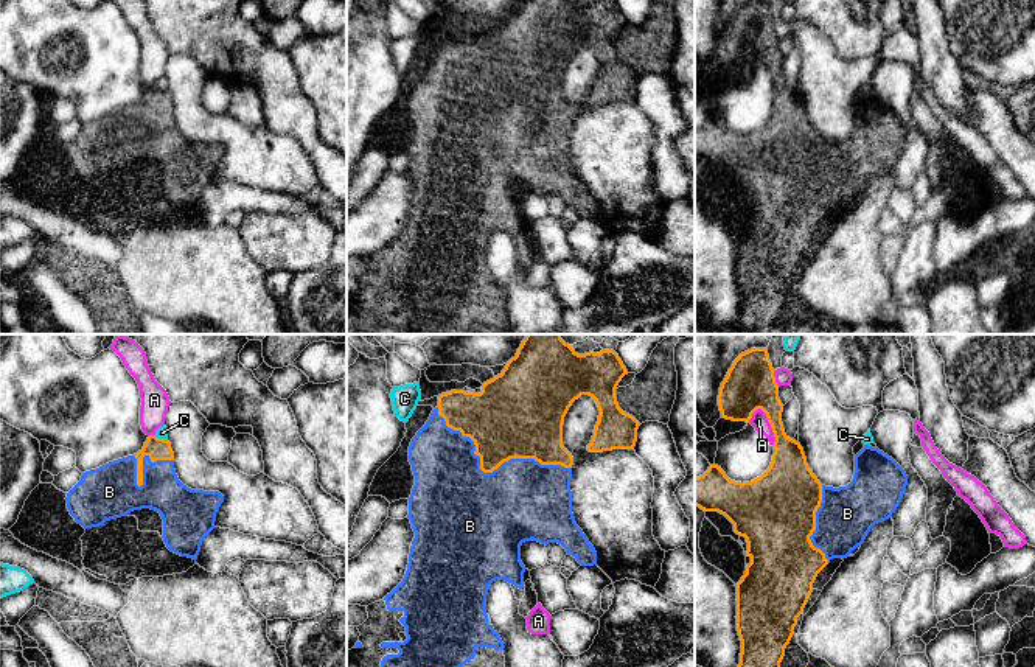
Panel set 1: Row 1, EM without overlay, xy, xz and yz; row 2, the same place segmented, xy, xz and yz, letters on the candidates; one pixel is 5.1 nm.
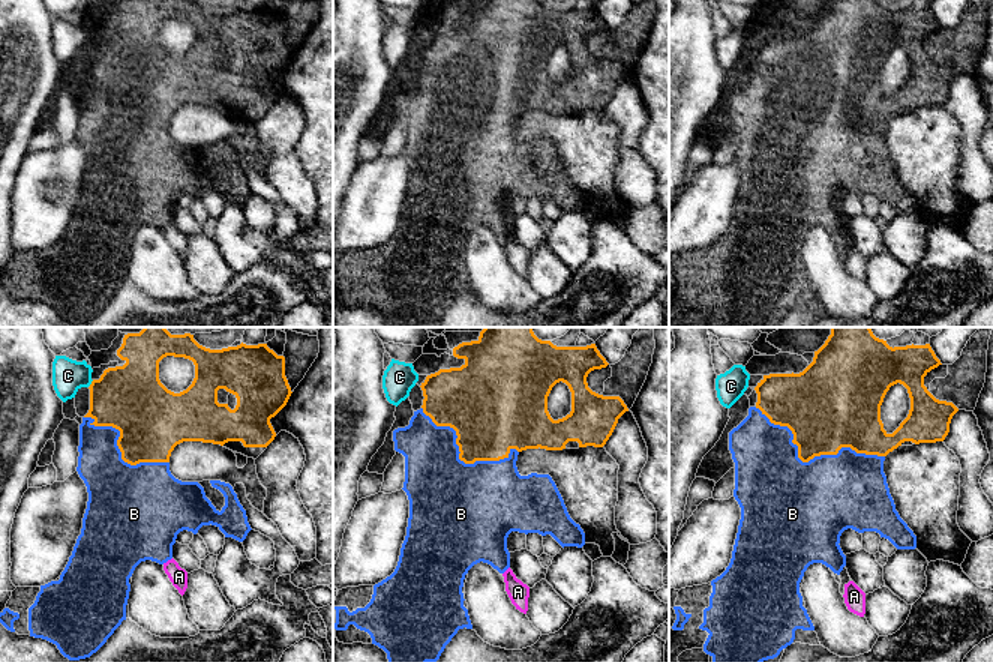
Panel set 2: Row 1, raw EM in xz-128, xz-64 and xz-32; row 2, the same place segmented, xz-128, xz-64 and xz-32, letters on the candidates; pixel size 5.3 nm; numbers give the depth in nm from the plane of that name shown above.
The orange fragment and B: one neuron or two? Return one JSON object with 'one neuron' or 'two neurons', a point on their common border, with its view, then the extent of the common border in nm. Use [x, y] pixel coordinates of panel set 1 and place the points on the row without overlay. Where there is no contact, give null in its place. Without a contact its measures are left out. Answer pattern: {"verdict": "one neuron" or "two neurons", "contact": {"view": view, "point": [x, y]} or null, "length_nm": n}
{"verdict": "one neuron", "contact": {"view": "xz", "point": [490, 123]}, "length_nm": 750}

